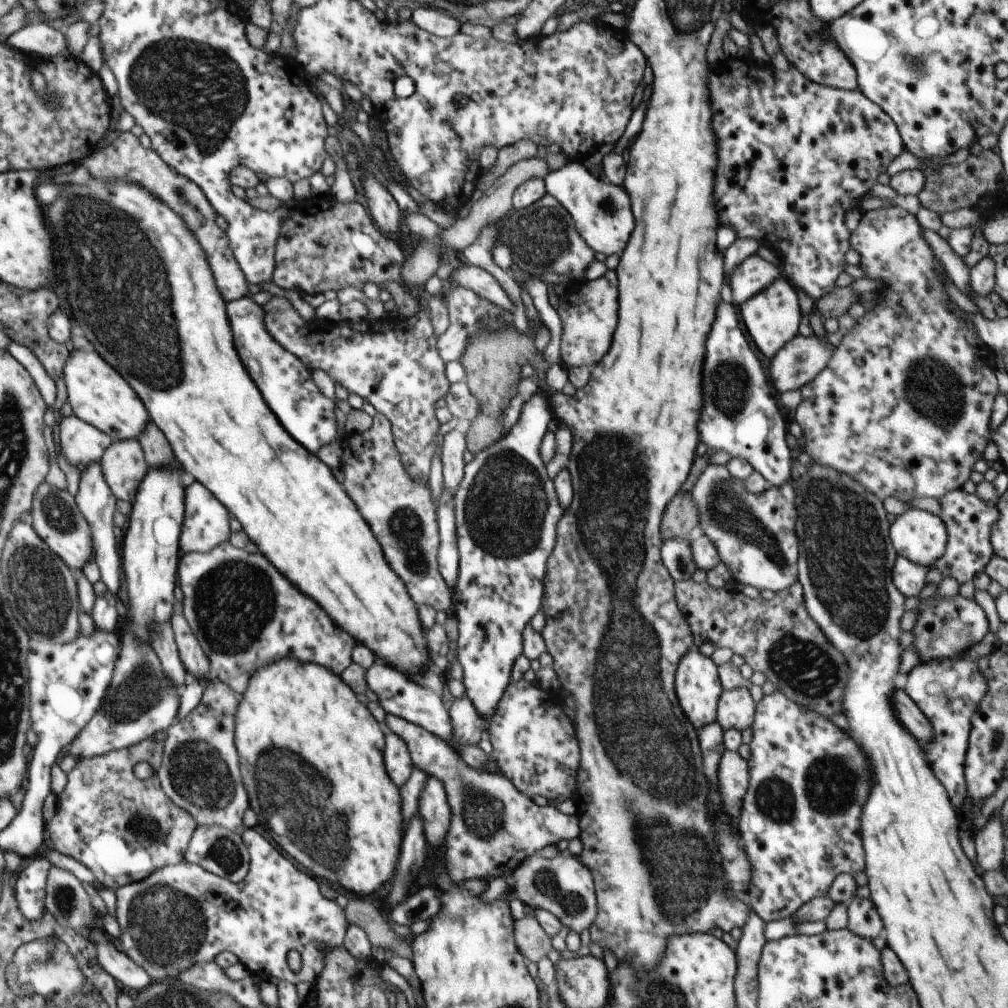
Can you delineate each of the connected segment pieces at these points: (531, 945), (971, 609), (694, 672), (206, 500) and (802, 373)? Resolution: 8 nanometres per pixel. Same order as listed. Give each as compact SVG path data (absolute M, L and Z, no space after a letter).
M529 912L526 917L515 921L515 943L527 962L533 963L547 957L553 948L551 936Z
M960 594L953 597L928 597L920 602L916 610L917 619L912 630L914 641L911 646L921 662L942 659L957 661L989 631L987 614L974 598L966 598Z
M698 647L690 648L680 659L675 674L675 691L684 714L696 731L717 720L718 703L720 695L724 691L719 677L719 670L712 659L704 656Z
M192 482L192 496L186 496L185 518L180 546L185 553L207 553L230 540L230 512L204 488Z
M796 335L789 340L770 362L770 380L778 392L800 390L822 372L831 357L834 346L812 337Z

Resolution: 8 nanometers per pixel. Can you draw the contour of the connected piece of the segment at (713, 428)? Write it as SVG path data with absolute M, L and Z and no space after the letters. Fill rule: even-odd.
M720 304L720 316L716 316L716 324L706 342L706 362L704 362L704 412L700 416L700 440L708 444L714 452L723 450L733 457L743 458L748 461L771 485L780 486L790 478L792 468L792 454L787 443L788 430L780 416L778 402L770 392L766 372L762 370L760 360L752 352L742 328L740 320L732 304Z

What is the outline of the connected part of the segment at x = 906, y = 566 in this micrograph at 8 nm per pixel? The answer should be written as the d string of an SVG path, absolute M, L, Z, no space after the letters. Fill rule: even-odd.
M898 556L892 571L894 586L906 598L910 598L910 596L914 598L922 592L922 588L927 584L926 574L928 574L929 569L903 556Z

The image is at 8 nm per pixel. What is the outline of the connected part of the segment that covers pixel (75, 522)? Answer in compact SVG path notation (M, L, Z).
M43 484L35 491L31 506L32 514L29 521L51 549L58 555L69 568L82 570L83 566L92 558L93 532L87 518L83 515L75 496L49 484Z

